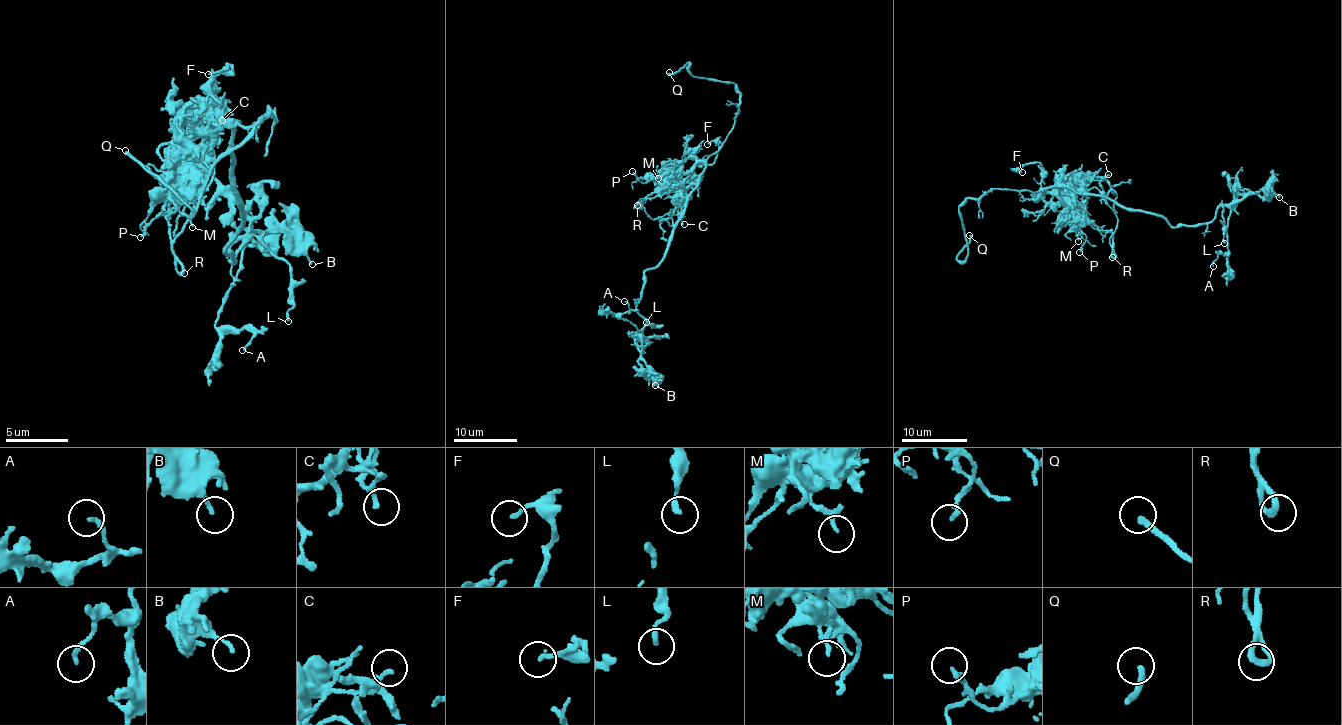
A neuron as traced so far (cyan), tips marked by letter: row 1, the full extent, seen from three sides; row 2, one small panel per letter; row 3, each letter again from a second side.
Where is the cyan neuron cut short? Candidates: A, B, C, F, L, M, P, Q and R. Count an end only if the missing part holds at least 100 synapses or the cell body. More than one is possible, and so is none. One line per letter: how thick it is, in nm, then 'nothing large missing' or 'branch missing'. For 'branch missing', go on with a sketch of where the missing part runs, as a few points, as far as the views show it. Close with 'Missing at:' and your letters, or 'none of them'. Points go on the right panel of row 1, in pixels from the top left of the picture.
A: calibre 200 nm; nothing large missing
B: calibre 140 nm; nothing large missing
C: calibre 170 nm; nothing large missing
F: calibre 160 nm; nothing large missing
L: calibre 180 nm; nothing large missing
M: calibre 120 nm; nothing large missing
P: calibre 200 nm; nothing large missing
Q: calibre 240 nm; branch missing
R: calibre 300 nm; nothing large missing
Missing at: Q

